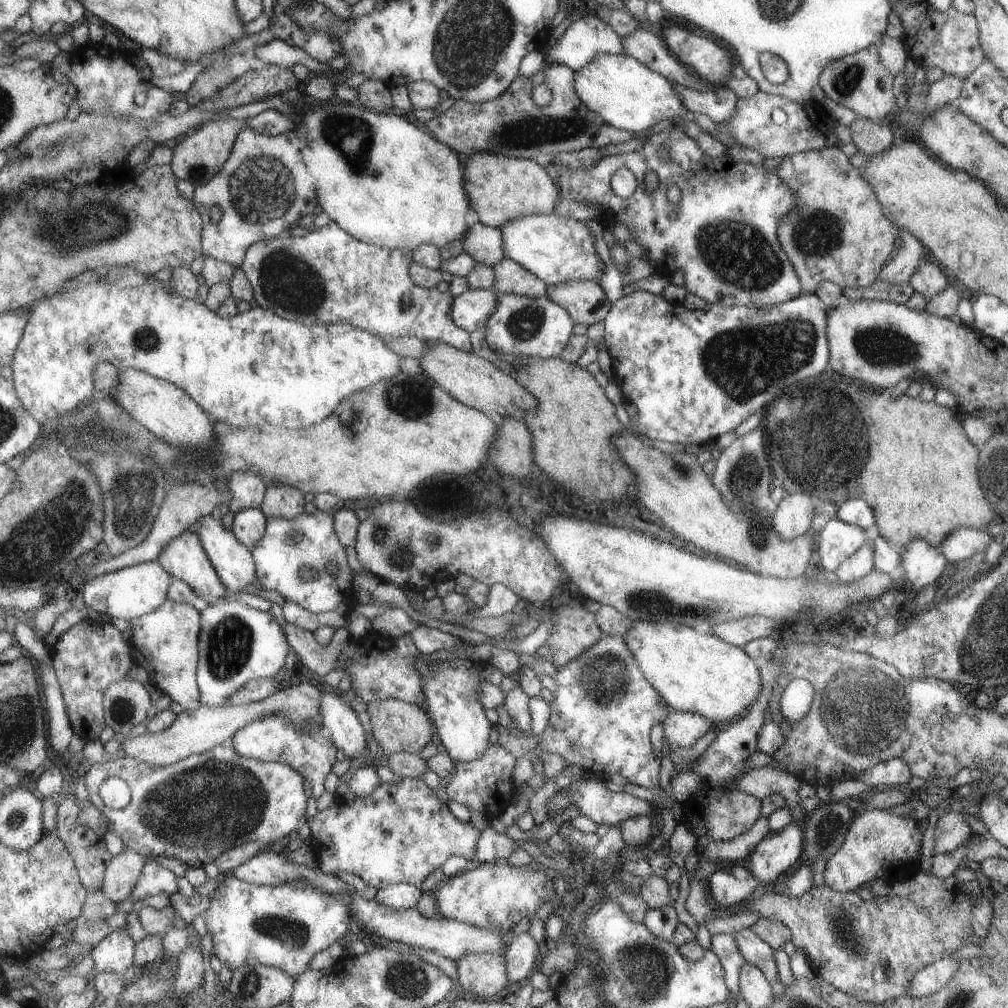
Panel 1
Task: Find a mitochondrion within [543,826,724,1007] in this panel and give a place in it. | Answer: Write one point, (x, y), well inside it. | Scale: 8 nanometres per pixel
(648, 966)

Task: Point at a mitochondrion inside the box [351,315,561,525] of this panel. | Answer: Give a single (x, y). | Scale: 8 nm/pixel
(409, 400)

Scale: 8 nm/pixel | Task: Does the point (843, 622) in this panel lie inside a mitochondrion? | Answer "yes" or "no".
no

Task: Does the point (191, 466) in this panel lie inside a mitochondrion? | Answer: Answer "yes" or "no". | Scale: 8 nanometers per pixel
yes

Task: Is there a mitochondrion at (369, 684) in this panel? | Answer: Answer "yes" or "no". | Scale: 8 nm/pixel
yes

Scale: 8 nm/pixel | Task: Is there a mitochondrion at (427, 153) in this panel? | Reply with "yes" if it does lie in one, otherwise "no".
no

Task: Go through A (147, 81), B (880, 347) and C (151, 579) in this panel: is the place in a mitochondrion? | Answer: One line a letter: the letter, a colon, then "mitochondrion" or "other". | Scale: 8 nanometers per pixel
A: other
B: mitochondrion
C: other

